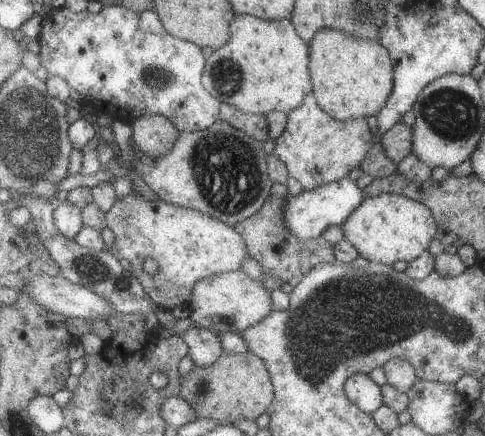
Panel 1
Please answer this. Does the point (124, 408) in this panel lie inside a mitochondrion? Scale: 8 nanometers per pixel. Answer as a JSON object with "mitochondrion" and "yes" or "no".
{"mitochondrion":"yes"}

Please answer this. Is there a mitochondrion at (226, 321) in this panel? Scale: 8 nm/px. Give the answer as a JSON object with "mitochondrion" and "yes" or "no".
{"mitochondrion":"no"}

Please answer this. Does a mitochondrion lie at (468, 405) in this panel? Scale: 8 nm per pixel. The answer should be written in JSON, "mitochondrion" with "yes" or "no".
{"mitochondrion":"no"}

